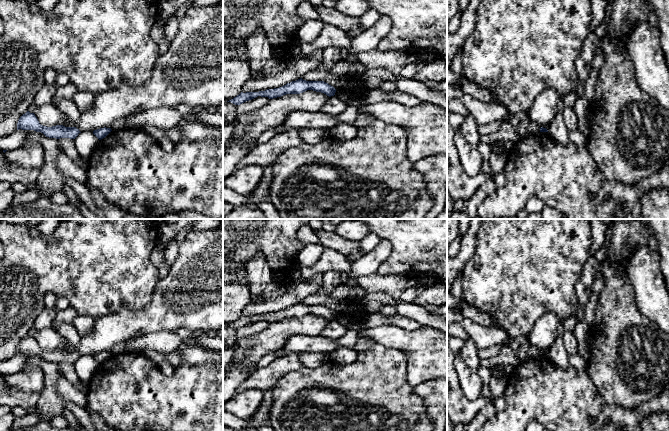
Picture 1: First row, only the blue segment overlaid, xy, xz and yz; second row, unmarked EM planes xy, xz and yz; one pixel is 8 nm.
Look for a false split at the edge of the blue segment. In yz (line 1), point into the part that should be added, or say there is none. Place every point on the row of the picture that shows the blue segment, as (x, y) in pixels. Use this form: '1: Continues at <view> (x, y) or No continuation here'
1: No continuation here

